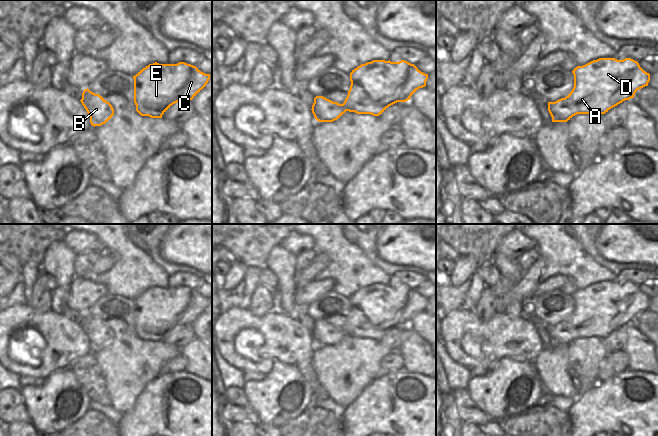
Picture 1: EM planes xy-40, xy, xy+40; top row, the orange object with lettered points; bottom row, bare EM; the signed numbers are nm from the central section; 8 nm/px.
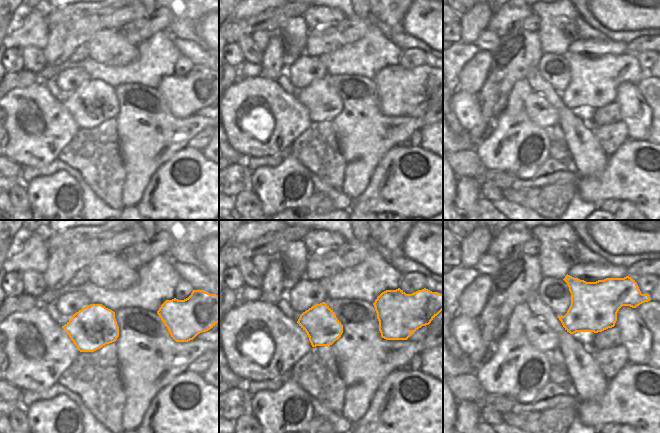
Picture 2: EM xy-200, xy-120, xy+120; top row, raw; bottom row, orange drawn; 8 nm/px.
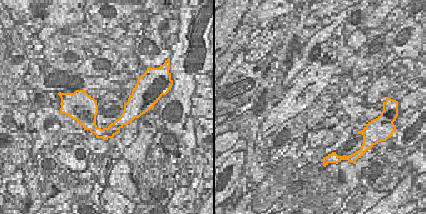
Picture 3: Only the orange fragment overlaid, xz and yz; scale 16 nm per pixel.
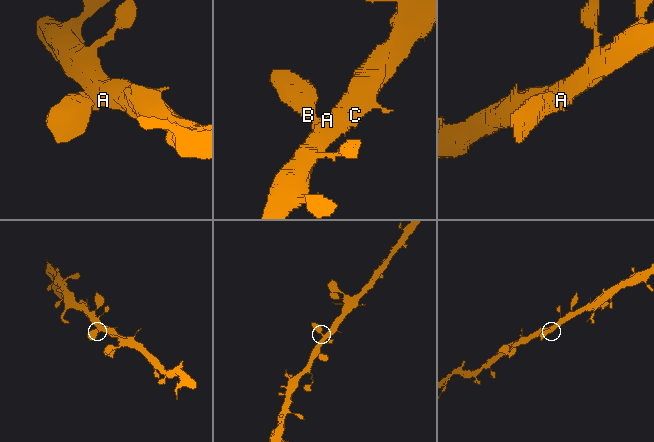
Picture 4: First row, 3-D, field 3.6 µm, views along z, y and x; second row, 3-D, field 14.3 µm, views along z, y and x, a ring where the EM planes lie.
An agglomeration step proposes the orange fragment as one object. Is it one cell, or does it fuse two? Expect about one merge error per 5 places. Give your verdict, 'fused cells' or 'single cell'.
single cell

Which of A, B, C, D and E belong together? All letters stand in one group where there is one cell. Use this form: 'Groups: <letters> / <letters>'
Groups: A B C D E

